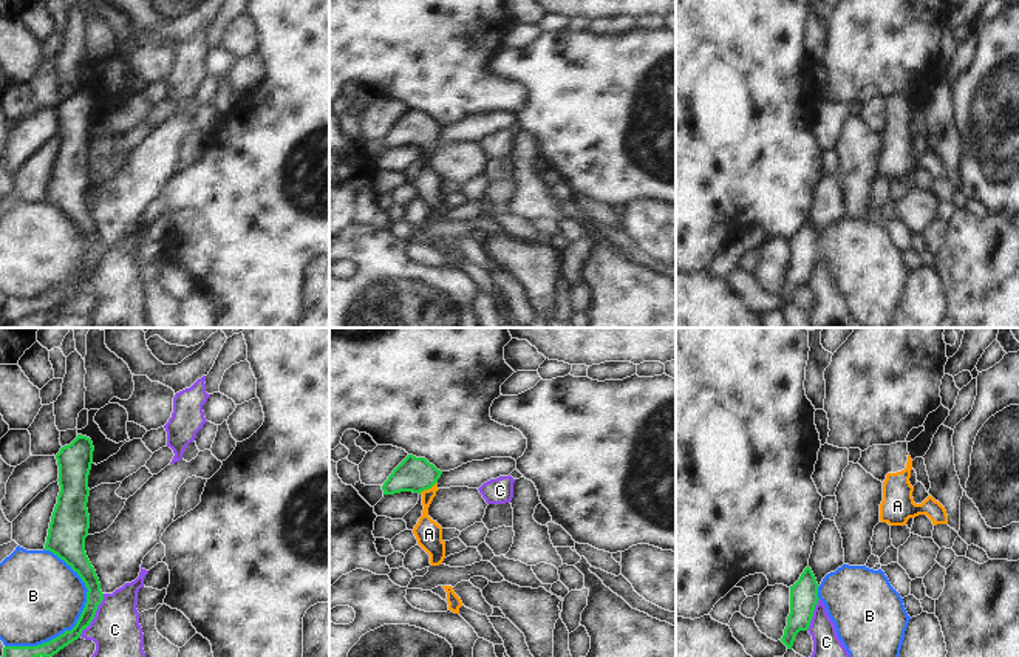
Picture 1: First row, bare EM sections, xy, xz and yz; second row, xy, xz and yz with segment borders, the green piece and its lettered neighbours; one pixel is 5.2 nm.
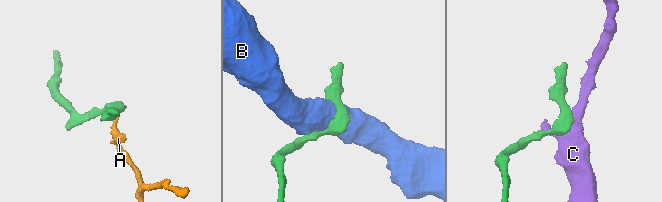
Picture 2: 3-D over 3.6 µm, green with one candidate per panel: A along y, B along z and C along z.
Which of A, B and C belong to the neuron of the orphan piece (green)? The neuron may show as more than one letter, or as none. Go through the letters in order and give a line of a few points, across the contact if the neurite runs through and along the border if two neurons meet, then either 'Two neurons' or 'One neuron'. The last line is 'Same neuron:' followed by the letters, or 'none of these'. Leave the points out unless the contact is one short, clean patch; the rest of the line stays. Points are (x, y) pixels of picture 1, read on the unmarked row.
A: Line: xz (413, 127), (427, 142), (426, 183), (429, 187). One neuron
B: Two neurons
C: Line: xy (104, 248), (93, 274), (79, 289). Two neurons
Same neuron: A

